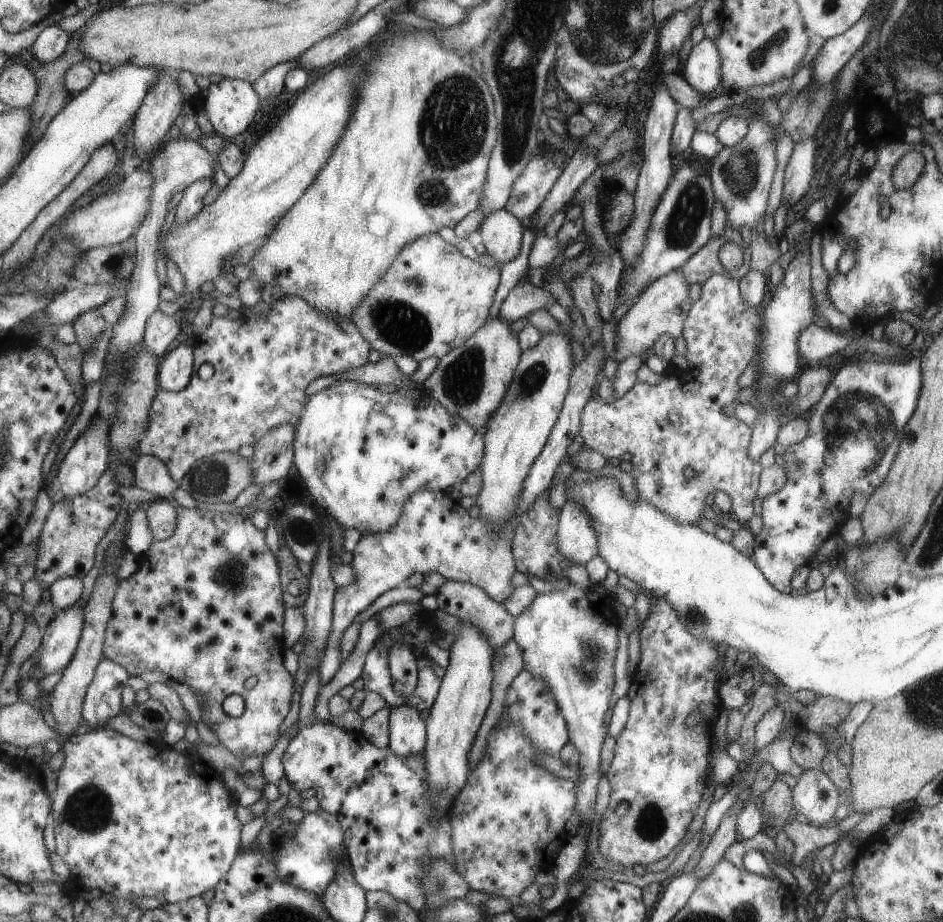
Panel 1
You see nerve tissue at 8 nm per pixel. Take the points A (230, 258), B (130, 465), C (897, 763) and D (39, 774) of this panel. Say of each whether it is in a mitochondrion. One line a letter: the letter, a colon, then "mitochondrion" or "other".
A: mitochondrion
B: other
C: other
D: other

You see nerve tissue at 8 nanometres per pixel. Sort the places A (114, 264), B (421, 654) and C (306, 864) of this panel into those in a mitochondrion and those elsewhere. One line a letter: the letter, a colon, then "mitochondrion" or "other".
A: mitochondrion
B: other
C: other

